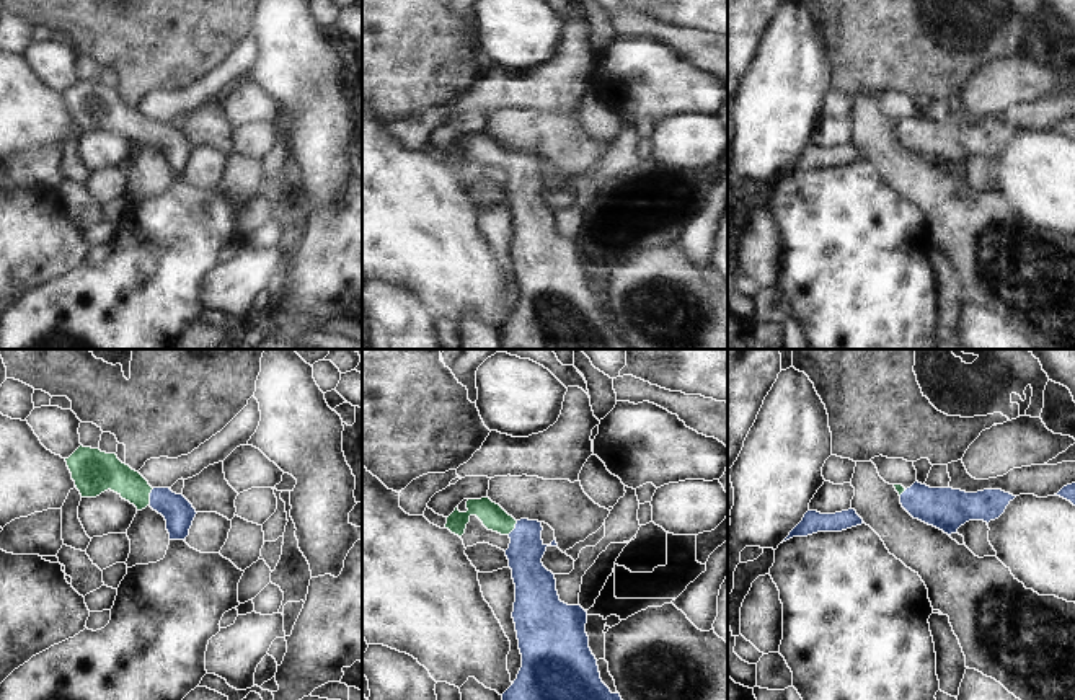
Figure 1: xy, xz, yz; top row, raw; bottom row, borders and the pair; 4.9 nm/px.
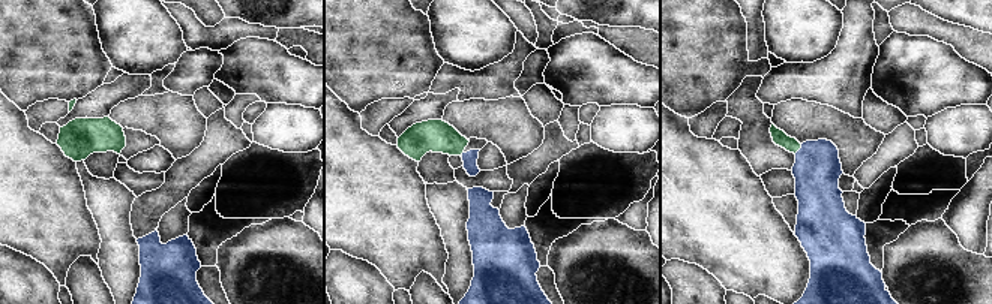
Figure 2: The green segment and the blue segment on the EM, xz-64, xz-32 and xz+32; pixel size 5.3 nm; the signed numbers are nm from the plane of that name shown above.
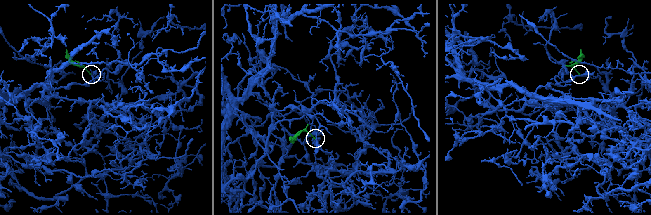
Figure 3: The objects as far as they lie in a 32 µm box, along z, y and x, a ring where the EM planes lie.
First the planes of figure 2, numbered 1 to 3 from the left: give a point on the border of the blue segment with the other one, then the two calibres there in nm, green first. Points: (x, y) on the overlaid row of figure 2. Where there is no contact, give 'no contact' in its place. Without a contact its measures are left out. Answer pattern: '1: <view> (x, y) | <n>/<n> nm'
1: no contact
2: xz-32 (461, 154) | 180/80 nm
3: xz+32 (799, 149) | 80/260 nm

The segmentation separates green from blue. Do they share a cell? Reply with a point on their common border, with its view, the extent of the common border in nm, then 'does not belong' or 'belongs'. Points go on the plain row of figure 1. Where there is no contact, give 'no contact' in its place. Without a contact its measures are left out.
meets green in xy at (149, 131); contact 80 nm long; belongs

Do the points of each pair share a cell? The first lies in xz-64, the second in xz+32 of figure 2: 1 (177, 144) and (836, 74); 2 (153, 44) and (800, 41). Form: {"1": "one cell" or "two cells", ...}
{"1": "two cells", "2": "one cell"}

